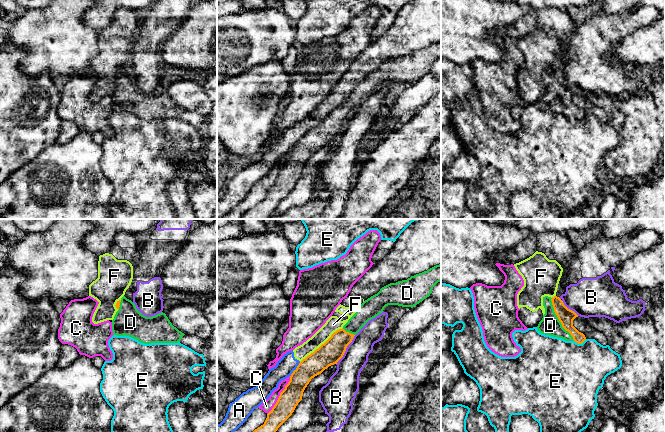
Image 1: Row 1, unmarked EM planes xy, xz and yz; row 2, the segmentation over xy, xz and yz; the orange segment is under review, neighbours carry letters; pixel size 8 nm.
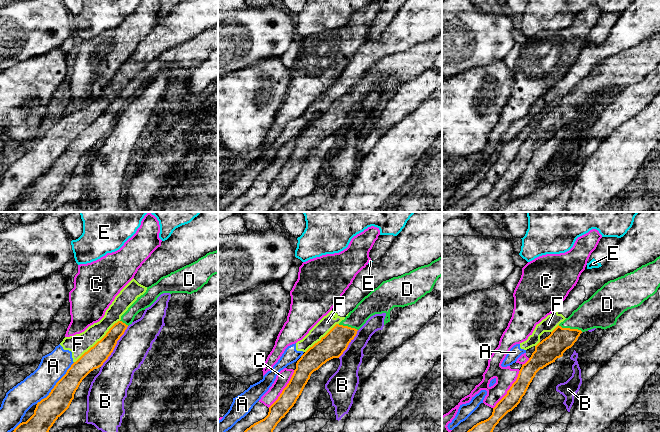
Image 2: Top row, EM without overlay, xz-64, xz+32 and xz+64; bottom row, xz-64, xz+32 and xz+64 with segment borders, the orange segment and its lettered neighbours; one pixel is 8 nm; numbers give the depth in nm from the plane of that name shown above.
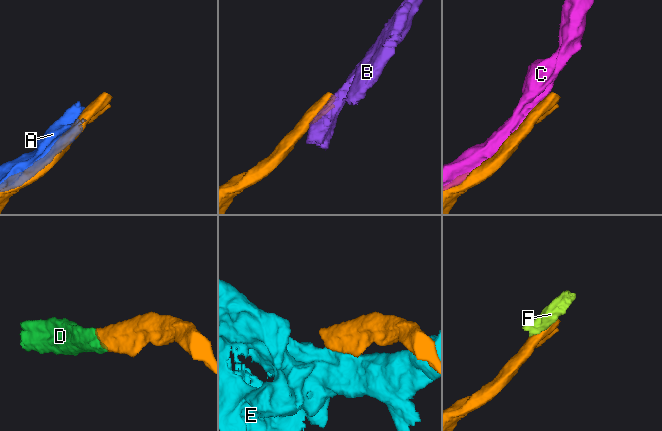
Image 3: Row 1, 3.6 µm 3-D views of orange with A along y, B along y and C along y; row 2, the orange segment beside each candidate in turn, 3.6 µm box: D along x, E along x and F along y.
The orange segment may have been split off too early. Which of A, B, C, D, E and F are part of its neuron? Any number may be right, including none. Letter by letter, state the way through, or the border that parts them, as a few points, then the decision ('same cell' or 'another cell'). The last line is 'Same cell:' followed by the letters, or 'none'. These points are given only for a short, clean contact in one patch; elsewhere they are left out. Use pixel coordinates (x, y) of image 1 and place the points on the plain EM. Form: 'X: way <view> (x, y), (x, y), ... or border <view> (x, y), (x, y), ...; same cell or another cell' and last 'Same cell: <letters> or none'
A: another cell
B: another cell
C: another cell
D: way yz (566, 92), (558, 94), (550, 101); same cell
E: another cell
F: another cell
Same cell: D

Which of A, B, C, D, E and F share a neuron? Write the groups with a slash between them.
A F / B / C / D / E

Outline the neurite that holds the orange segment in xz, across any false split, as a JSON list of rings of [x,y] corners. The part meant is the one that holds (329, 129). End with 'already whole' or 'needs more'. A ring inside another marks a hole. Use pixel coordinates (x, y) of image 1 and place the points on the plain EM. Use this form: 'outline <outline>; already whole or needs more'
outline [[[441,40],[407,56],[390,59],[365,76],[342,105],[334,108],[324,120],[299,139],[276,180],[267,190],[264,200],[246,211],[240,219],[270,219],[278,204],[302,176],[311,155],[337,140],[354,112],[369,96],[381,90],[388,81],[413,84],[429,73],[433,63],[440,57]]]; needs more

